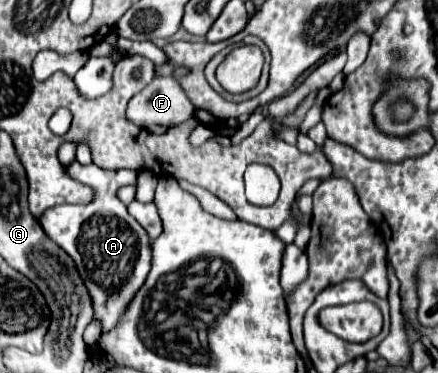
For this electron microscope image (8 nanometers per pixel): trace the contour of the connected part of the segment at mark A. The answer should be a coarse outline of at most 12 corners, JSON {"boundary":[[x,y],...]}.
{"boundary":[[70,163],[88,205],[54,205],[40,225],[74,261],[102,331],[150,271],[148,233],[118,189],[130,169]]}

